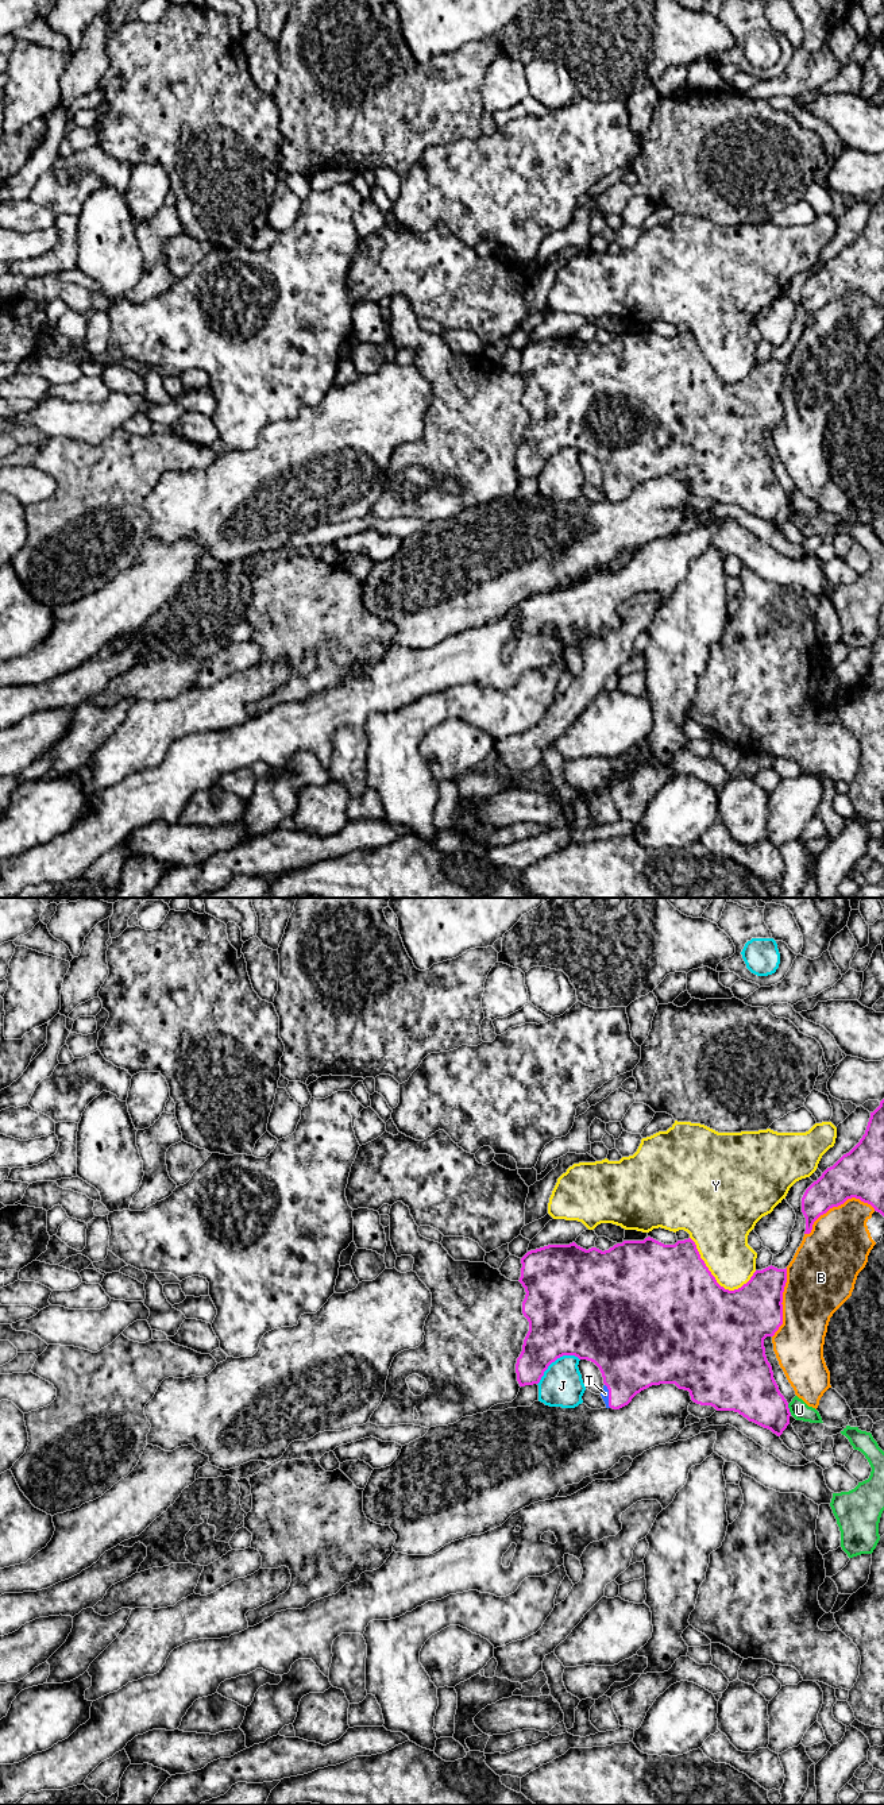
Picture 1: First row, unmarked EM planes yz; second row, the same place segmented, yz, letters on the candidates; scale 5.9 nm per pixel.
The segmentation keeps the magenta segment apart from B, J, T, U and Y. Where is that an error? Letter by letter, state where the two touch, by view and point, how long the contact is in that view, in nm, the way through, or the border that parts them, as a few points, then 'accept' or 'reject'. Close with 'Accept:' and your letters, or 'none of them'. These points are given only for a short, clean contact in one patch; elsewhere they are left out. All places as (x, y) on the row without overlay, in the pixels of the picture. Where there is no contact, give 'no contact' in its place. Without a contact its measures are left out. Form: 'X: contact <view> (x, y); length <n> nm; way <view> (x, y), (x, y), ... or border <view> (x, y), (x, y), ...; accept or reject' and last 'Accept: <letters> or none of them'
B: contact yz (837, 299); length 460 nm; reject
J: contact yz (555, 452); length 300 nm; reject
T: contact yz (609, 489); length 150 nm; way yz (629, 452), (622, 475), (609, 489), (605, 486); accept
U: contact yz (788, 502); length 70 nm; reject
Y: contact yz (715, 373); length 440 nm; reject
Accept: T

